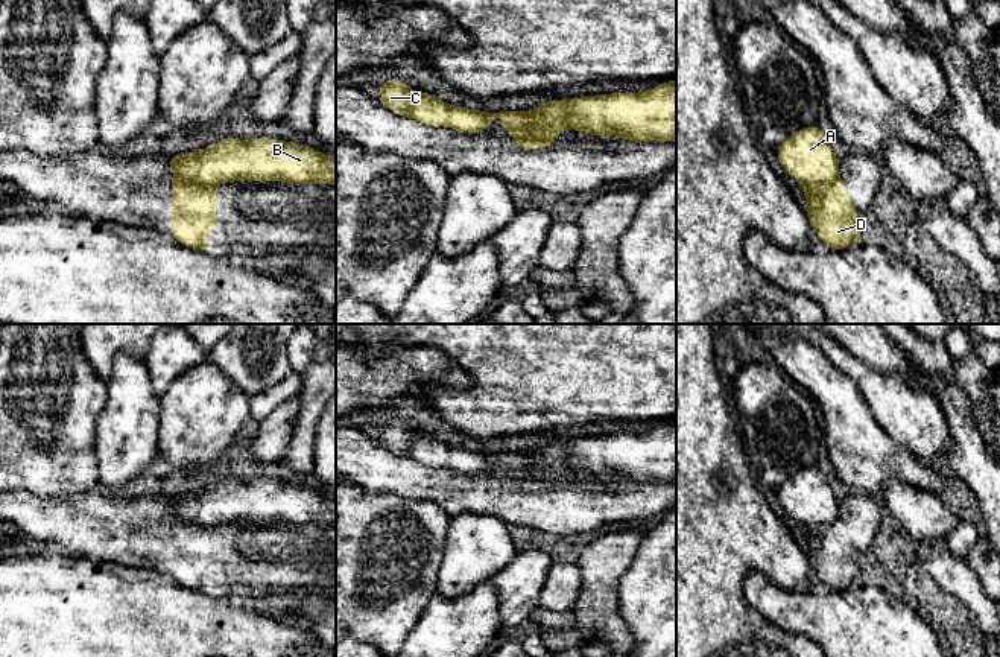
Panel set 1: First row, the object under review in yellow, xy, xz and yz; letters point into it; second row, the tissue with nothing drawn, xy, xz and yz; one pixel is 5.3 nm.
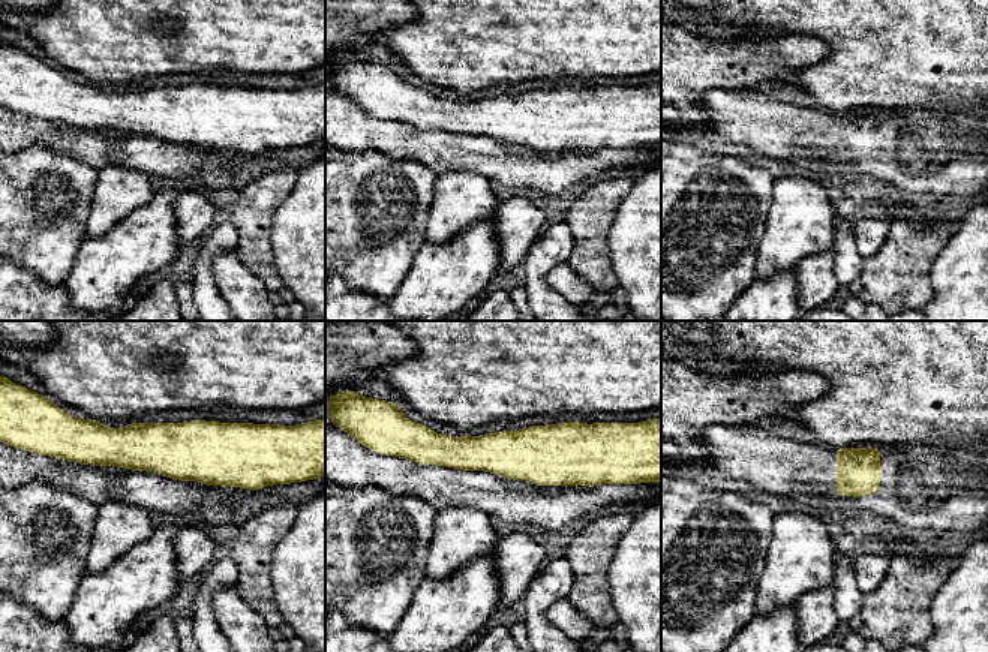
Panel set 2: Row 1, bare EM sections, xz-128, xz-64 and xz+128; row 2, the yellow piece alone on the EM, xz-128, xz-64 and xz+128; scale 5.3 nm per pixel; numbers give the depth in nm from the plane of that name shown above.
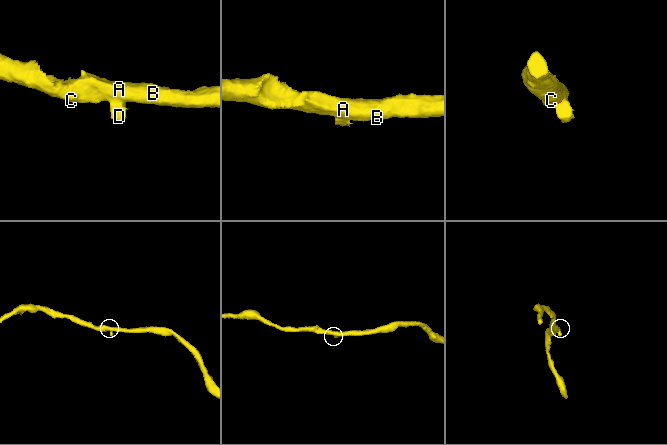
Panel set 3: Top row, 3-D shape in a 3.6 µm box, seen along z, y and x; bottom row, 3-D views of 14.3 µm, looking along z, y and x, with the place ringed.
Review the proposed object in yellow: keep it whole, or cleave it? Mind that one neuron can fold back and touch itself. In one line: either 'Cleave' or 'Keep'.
Cleave

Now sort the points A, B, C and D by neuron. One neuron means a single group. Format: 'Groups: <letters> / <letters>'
Groups: A B C / D

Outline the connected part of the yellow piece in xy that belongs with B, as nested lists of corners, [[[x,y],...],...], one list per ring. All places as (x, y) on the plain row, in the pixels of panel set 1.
[[[258,478],[240,482],[220,479],[196,493],[170,496],[176,520],[202,525],[233,522],[283,522],[293,526],[336,523],[336,499],[305,485]]]

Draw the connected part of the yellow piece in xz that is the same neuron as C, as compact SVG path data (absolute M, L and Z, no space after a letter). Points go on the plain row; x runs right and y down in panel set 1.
M398 418L383 424L374 436L403 458L460 473L477 474L491 467L492 458L502 458L503 471L533 476L549 485L556 485L555 476L562 468L594 478L620 476L634 484L676 481L676 421L640 433L579 436L562 443L552 440L532 452L486 453L453 447L406 427Z

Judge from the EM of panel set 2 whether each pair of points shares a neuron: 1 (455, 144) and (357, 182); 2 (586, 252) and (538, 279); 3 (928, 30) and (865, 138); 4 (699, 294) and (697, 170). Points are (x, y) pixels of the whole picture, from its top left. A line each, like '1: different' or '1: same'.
1: different
2: different
3: different
4: same

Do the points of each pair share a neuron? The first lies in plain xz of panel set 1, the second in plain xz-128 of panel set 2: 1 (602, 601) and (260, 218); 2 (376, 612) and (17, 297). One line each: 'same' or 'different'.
1: same
2: different

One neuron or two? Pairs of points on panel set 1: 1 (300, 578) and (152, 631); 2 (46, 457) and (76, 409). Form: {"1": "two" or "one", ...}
{"1": "two", "2": "one"}

